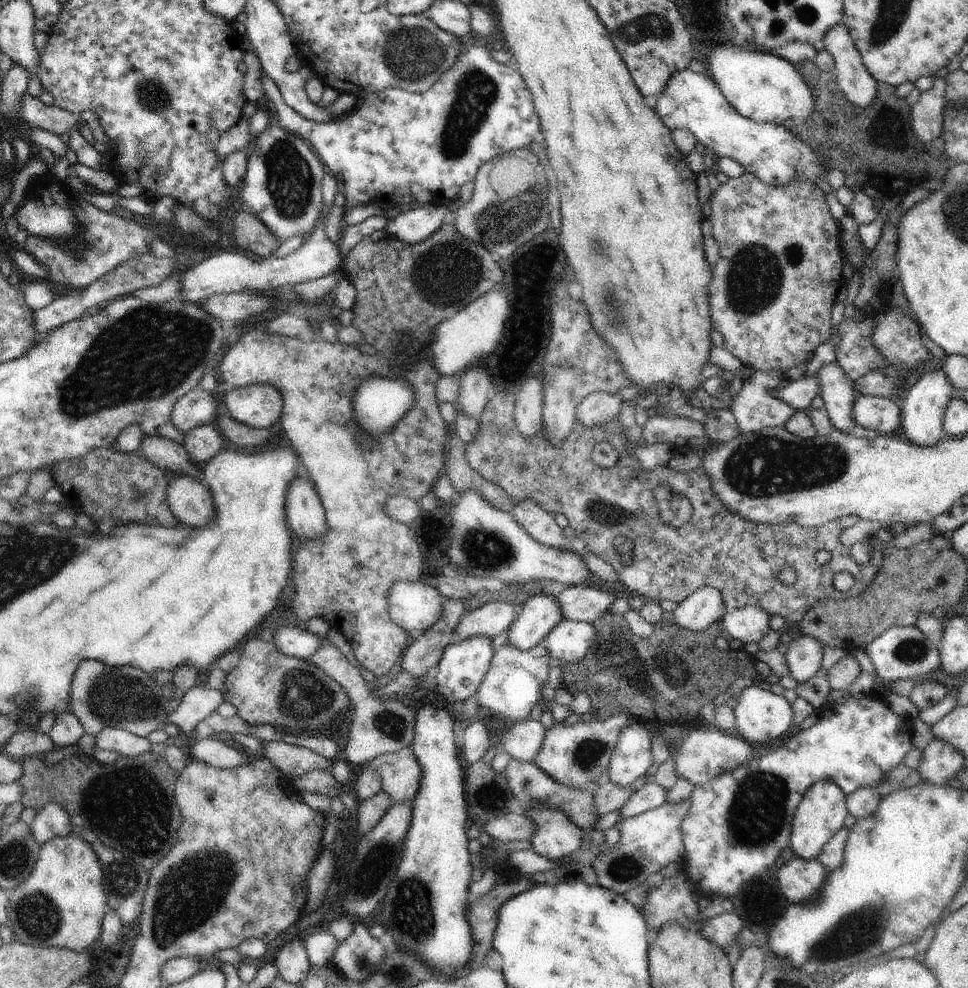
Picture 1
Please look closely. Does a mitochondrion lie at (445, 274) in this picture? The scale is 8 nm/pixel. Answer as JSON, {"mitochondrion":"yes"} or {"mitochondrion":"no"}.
{"mitochondrion":"yes"}

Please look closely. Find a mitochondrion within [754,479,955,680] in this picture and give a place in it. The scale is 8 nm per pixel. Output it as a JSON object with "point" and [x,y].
{"point":[911,651]}

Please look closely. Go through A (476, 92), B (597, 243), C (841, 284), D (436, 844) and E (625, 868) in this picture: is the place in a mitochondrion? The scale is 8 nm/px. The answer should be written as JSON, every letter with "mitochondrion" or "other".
{"A":"mitochondrion","B":"mitochondrion","C":"other","D":"other","E":"mitochondrion"}

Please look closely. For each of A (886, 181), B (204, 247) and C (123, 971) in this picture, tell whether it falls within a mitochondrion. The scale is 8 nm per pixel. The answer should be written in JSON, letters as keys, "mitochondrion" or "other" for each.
{"A":"other","B":"other","C":"other"}

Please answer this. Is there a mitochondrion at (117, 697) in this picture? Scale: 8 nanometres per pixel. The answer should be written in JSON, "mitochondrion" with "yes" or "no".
{"mitochondrion":"yes"}

